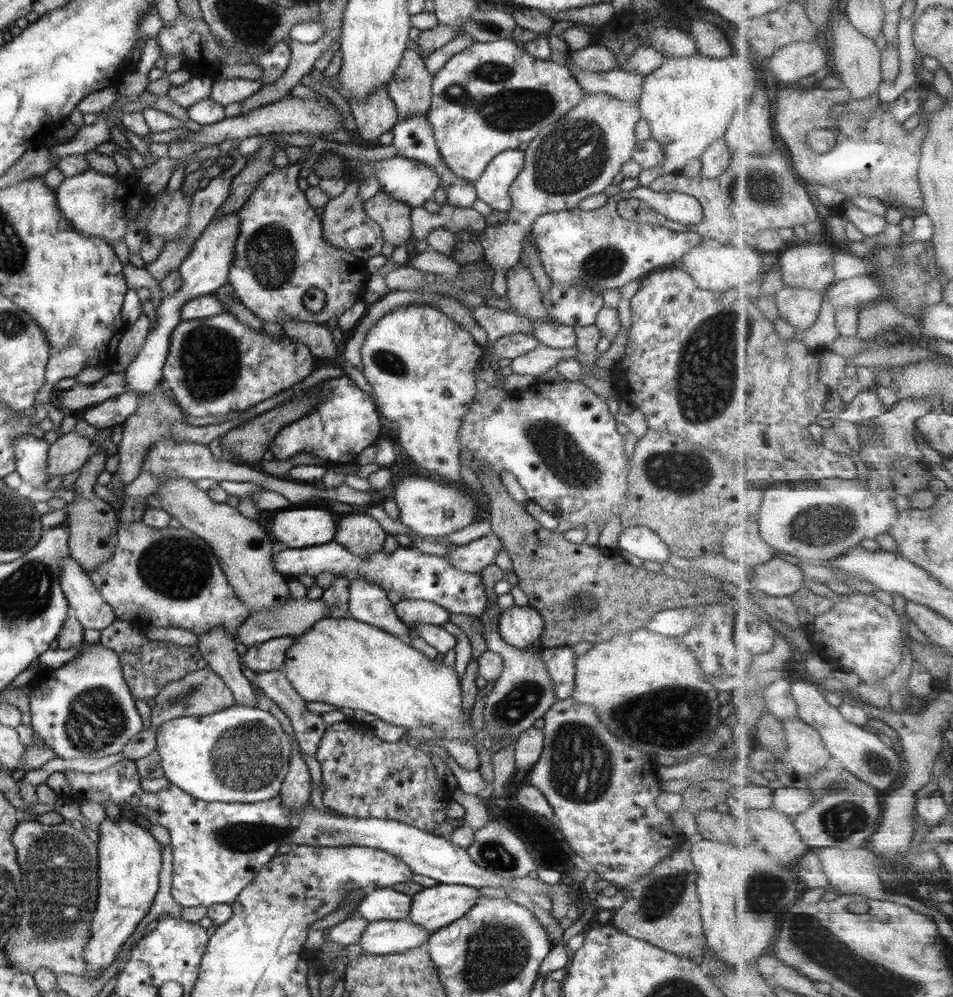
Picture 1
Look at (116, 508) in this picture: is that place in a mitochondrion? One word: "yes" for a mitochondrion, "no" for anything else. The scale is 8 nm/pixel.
no

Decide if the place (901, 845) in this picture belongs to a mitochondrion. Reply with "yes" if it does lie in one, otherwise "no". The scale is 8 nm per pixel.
no

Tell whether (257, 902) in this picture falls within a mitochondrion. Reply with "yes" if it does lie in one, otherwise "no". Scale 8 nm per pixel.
no

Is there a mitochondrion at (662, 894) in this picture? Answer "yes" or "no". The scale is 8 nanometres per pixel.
yes

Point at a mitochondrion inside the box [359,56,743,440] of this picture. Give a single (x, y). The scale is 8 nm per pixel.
(491, 92)

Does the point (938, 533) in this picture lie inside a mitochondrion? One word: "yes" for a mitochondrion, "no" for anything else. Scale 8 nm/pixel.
no

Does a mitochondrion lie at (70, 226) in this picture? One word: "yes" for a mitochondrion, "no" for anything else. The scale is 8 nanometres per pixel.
no

